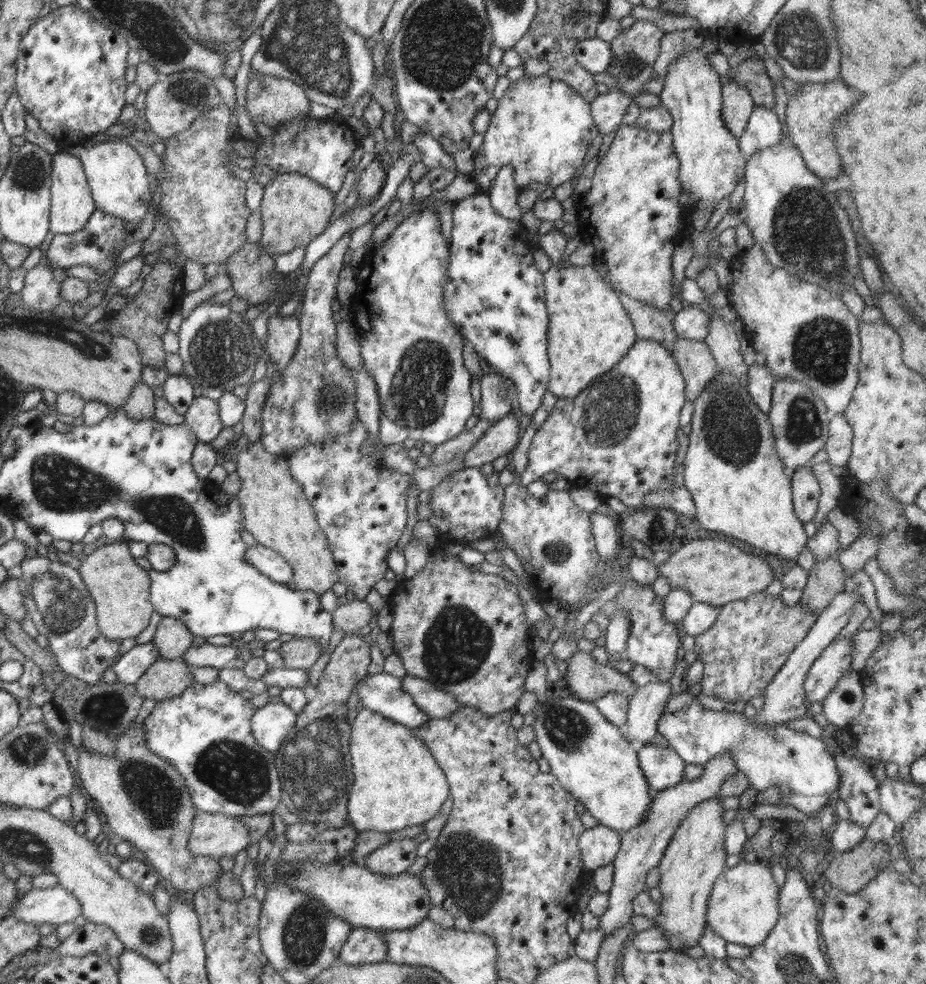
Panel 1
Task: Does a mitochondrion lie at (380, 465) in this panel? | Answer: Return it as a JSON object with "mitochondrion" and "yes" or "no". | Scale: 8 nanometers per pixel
{"mitochondrion":"no"}

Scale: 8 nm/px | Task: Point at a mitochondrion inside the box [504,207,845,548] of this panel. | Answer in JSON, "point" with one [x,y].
{"point":[611,409]}

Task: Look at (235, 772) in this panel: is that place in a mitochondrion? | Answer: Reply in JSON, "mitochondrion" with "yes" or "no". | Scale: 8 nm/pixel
{"mitochondrion":"yes"}

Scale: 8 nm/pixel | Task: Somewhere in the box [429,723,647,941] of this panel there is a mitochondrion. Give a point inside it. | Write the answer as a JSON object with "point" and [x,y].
{"point":[469,871]}

